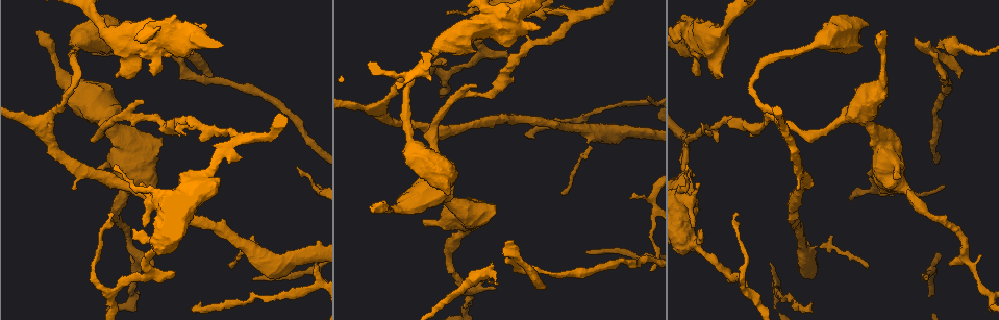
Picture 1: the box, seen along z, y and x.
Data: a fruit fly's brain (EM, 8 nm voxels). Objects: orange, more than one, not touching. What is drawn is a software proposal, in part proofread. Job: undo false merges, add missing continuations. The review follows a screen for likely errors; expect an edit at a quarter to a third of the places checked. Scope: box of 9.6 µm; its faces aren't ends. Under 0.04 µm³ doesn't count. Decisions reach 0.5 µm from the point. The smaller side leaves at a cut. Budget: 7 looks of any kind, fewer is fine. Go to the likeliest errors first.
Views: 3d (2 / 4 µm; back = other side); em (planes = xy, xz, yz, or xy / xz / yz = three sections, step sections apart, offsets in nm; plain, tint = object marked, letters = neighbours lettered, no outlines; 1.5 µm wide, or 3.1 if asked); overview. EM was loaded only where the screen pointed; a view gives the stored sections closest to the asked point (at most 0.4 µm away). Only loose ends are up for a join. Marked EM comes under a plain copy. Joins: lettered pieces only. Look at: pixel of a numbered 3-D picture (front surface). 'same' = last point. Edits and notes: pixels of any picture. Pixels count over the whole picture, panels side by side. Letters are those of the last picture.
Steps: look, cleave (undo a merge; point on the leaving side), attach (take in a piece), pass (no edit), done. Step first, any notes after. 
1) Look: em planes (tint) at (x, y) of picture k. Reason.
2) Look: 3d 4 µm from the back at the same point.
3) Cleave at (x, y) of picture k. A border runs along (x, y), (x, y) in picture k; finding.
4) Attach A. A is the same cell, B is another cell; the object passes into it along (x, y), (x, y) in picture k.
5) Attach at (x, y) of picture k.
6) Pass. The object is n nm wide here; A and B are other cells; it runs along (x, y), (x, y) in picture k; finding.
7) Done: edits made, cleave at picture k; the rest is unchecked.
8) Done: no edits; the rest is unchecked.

Look: em xy step 4 (letters) at (72, 188) of picture 1. Branch stops here.

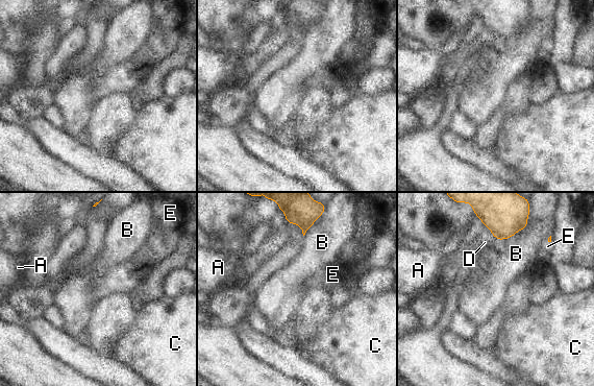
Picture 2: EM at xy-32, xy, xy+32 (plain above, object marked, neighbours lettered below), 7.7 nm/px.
Look: em planes (letters) at the same point.

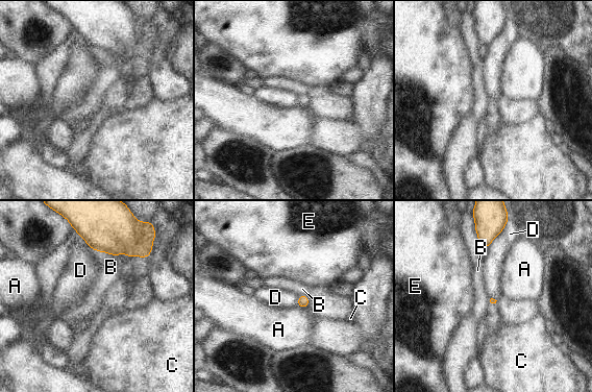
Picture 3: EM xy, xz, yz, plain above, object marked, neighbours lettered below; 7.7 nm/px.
Pass. A, B, C, D and E are other cells; a border runs along (503, 228), (484, 249) in picture 3; no lettered piece goes on from it.

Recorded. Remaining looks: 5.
Look: em planes (letters) at (695, 75) of picture 1. Free end.

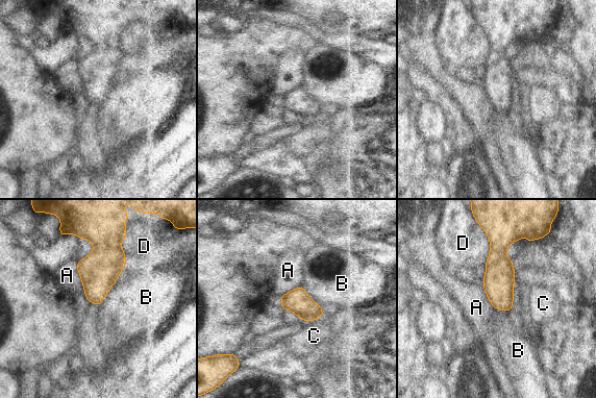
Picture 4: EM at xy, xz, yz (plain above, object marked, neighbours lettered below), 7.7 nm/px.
Pass. A, B, C and D are other cells; a border runs along (127, 263), (105, 298), (98, 305) in picture 4; none of them fits.

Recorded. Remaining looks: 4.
Look: em xy step 4 (letters) at (514, 257) of picture 1. A fork.

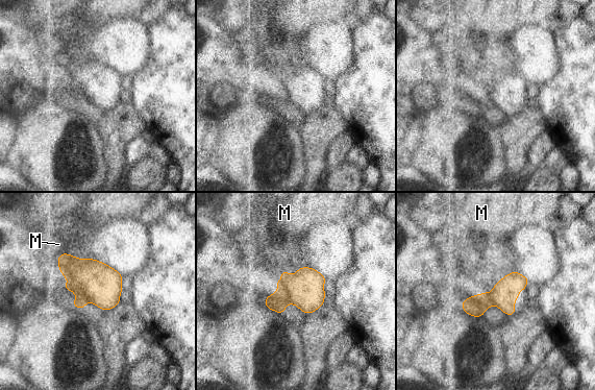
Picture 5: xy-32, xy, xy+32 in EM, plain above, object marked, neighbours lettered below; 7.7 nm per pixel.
Cleave at (304, 289) of picture 5. M is another cell; a border runs along (275, 293), (286, 296), (291, 301) in picture 5; a second cell is stuck on.

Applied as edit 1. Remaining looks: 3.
Done: edits made, cleave at picture 5; the rest is unchecked.

